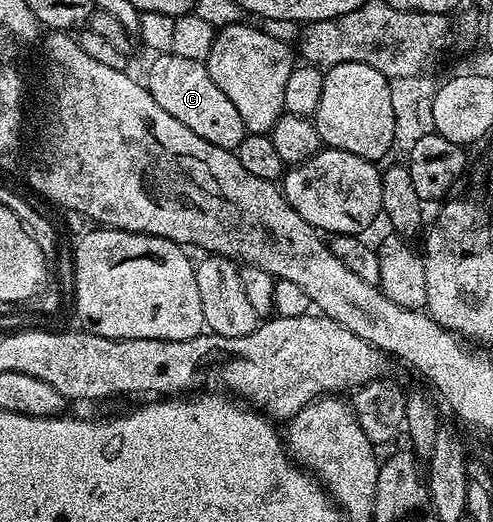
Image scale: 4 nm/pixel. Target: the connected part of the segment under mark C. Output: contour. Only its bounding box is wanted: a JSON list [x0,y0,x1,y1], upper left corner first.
[145,52,248,151]

